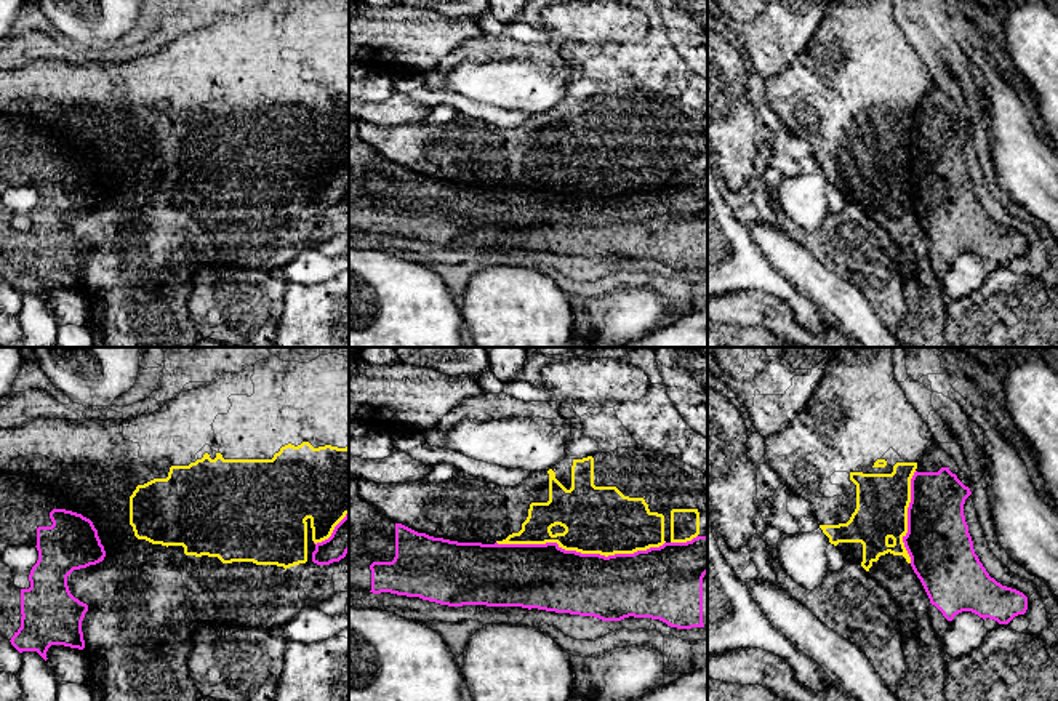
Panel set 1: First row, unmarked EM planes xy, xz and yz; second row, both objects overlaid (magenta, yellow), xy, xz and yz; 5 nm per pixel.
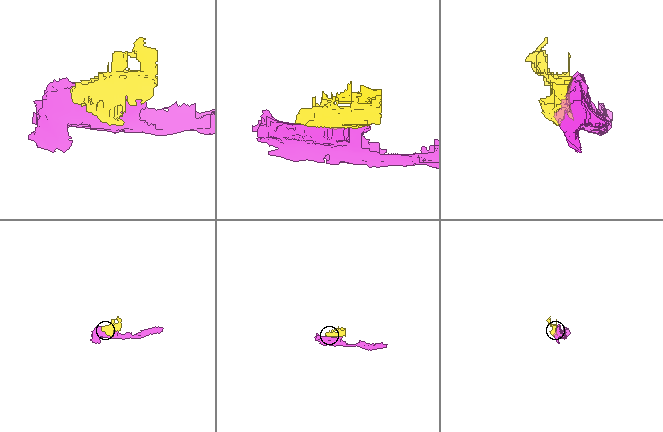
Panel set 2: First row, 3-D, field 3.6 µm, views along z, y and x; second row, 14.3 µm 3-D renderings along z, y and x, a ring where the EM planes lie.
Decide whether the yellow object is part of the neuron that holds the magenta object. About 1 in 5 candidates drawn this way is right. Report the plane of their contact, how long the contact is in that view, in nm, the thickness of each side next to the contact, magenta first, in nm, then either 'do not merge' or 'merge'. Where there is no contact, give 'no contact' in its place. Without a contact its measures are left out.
xz | 850 nm | 320/340 nm | do not merge

